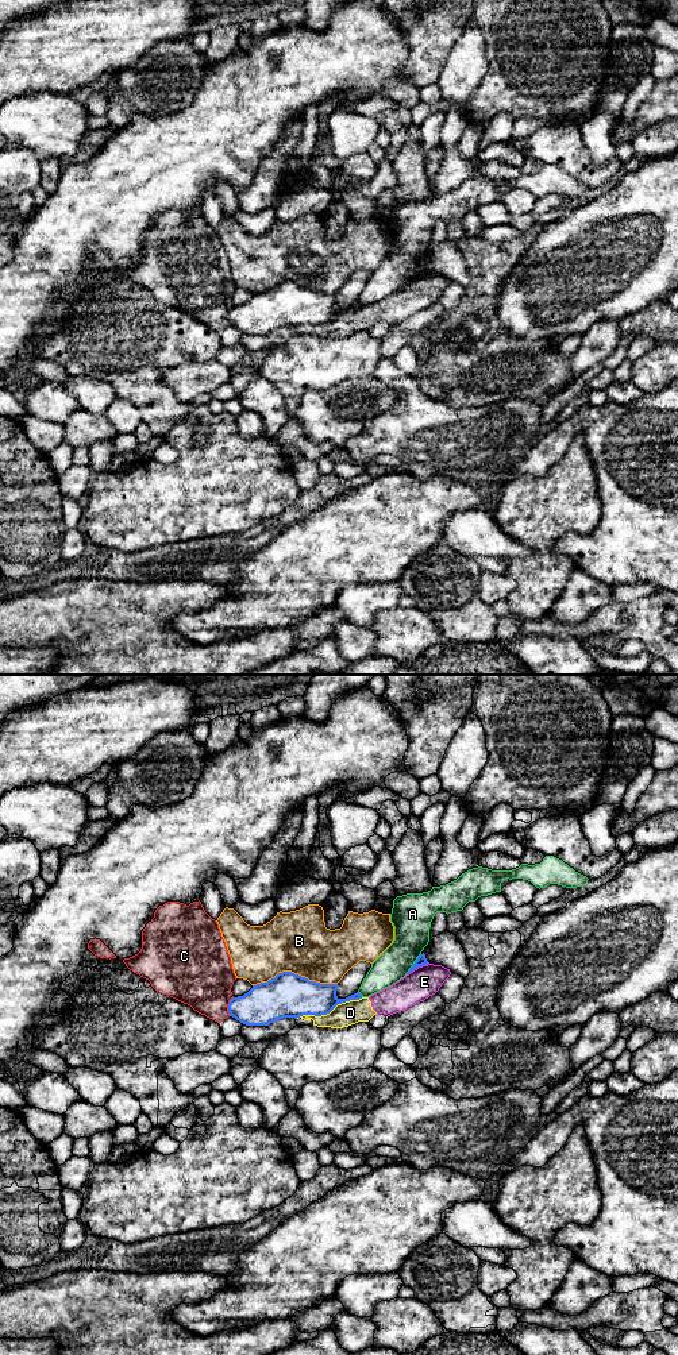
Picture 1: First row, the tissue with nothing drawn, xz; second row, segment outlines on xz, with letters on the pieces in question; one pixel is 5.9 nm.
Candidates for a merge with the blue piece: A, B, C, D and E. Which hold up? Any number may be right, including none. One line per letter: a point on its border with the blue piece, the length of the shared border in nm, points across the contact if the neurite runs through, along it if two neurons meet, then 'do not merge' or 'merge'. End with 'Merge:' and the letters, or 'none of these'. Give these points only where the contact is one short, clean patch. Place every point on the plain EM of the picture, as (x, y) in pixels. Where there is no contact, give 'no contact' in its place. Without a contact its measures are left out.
A: contact xz (413, 273); length 160 nm; border xz (420, 262), (405, 282); do not merge
B: contact xz (295, 284); length 500 nm; do not merge
C: contact xz (228, 315); length 120 nm; do not merge
D: contact xz (328, 321); length 420 nm; do not merge
E: contact xz (418, 275); length 150 nm; do not merge
Merge: none of these

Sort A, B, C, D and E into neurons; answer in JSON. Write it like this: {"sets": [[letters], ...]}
{"sets": [["A"], ["B"], ["C"], ["D", "E"]]}

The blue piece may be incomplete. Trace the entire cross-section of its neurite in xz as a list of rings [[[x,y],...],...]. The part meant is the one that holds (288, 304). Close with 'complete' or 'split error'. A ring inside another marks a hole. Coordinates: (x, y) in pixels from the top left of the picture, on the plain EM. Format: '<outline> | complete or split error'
[[[292,281],[278,282],[267,292],[253,294],[243,305],[232,306],[230,325],[246,335],[269,335],[284,327],[321,325],[338,313],[359,309],[359,301],[339,308],[338,293],[320,293]]] | complete

